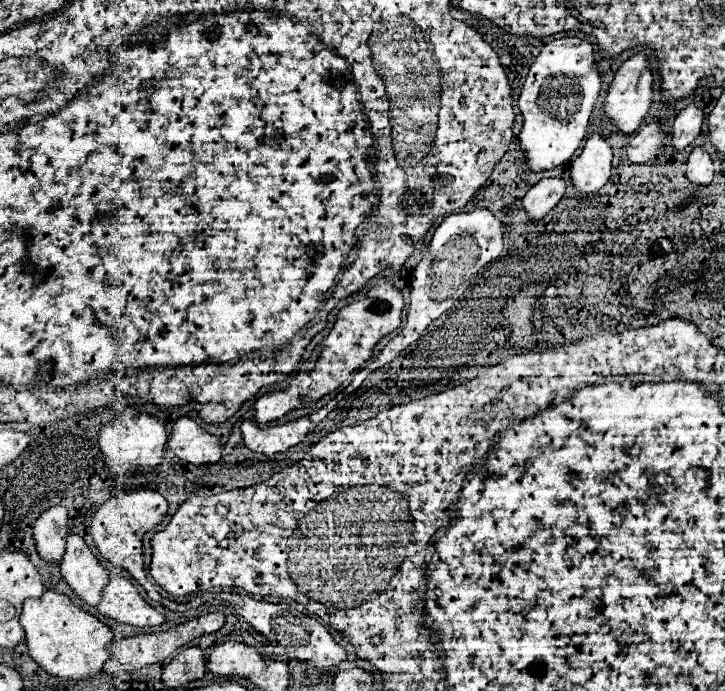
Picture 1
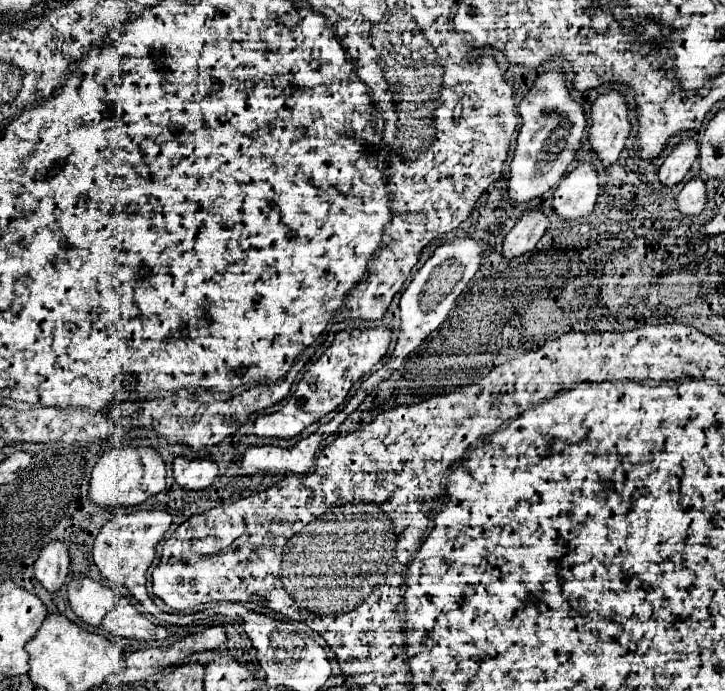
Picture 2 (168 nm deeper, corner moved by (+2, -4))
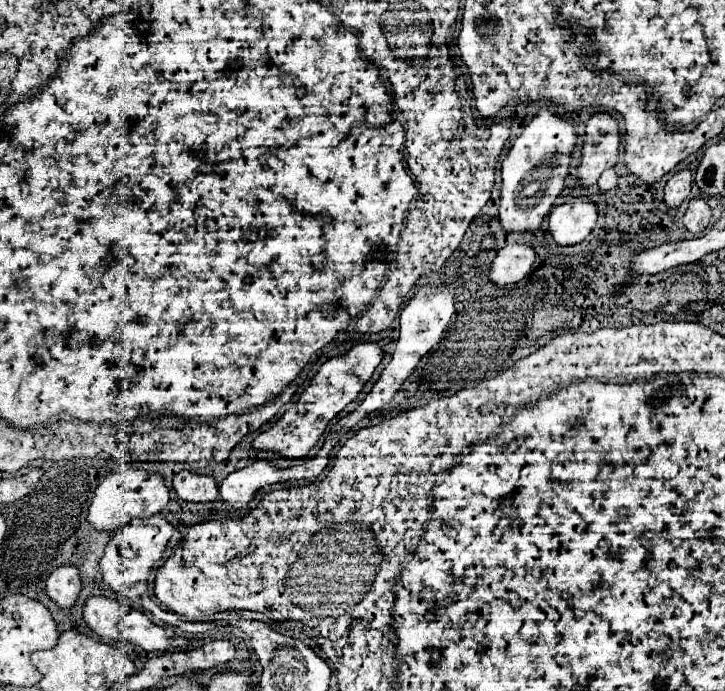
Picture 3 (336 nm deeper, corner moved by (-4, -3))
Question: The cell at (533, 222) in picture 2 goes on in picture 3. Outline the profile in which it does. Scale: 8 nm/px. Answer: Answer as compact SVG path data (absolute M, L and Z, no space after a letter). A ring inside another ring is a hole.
M508 244L492 260L488 278L498 288L518 284L530 272L534 258L536 258L536 254L534 254L532 246Z

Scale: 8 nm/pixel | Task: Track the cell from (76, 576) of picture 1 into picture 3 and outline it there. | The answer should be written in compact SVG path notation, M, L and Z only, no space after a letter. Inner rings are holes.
M104 596L88 598L84 604L84 620L92 632L96 632L104 640L120 642L124 640L120 632L120 620L128 614L130 608L122 606L120 602Z

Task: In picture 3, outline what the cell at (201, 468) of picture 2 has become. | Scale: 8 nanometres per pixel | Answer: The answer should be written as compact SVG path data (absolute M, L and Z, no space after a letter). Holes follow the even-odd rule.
M182 470L176 474L172 482L176 494L180 500L186 502L214 502L218 500L218 486L212 476L192 474L188 470Z

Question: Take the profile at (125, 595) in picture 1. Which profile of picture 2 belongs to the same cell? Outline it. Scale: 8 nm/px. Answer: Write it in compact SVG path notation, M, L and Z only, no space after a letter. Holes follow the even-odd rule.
M118 597L114 609L106 613L106 617L102 619L102 625L118 637L144 639L144 641L168 637L168 627L152 623L148 617L136 611L130 599L124 599L124 597Z

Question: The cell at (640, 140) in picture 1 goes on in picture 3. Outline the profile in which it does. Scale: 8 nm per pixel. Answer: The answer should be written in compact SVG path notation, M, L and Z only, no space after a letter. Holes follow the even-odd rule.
M608 168L602 176L600 176L600 180L598 180L598 190L600 192L608 192L608 190L612 190L612 188L616 188L616 172L614 172L614 168Z

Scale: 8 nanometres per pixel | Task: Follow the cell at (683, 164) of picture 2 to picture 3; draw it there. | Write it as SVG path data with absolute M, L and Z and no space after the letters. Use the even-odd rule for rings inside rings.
M682 170L674 176L670 176L670 180L664 186L664 202L668 208L678 208L690 194L690 186L692 186L692 174L690 170Z

